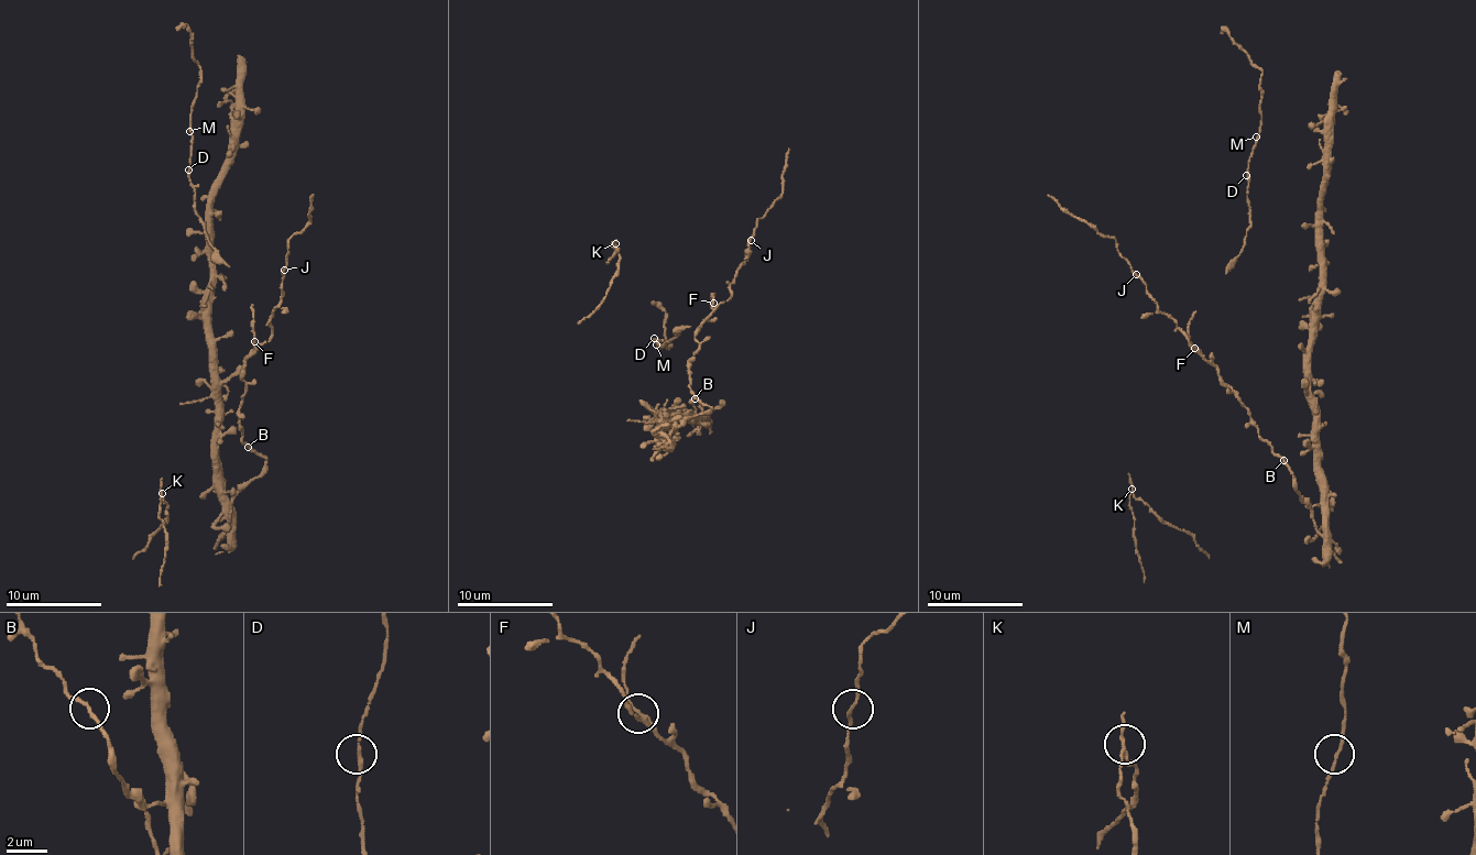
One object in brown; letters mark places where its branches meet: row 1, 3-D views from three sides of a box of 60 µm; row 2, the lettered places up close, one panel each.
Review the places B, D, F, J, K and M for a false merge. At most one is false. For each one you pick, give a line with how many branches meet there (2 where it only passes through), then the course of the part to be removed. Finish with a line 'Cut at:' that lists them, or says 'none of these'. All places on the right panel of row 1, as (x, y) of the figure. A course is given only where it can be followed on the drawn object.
K: 3 branches meet; foreign part runs (1132, 490), (1159, 516), (1187, 532), (1210, 559)
Cut at: K

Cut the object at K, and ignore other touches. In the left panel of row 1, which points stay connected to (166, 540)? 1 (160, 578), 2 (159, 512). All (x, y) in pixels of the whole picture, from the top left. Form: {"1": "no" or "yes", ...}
{"1": "yes", "2": "yes"}

